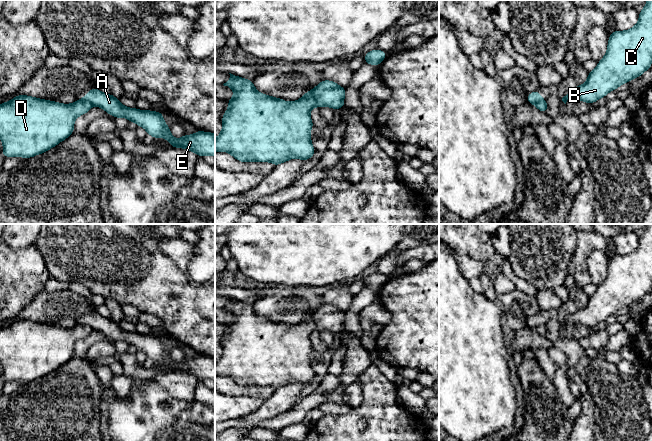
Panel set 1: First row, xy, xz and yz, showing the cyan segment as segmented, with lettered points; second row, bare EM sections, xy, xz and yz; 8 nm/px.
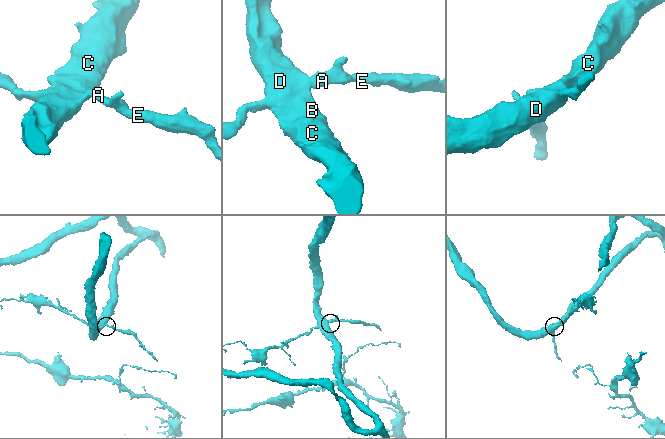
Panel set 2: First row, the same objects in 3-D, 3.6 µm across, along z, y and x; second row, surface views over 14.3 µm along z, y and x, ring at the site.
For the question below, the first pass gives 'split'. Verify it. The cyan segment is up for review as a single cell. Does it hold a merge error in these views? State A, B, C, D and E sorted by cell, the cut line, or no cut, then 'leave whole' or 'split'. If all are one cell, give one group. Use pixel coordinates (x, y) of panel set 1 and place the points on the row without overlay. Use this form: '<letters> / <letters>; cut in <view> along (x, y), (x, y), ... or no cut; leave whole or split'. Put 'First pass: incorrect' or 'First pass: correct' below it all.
A E / B C D; cut in xz along (309, 315), (316, 330); split
First pass: correct

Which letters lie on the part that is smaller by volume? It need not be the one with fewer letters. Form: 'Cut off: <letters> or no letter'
Cut off: A, E

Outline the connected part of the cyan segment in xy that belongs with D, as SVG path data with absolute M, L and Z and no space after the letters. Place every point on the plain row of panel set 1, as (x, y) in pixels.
M17 319L0 328L0 363L4 381L30 382L42 378L67 363L74 356L78 340L86 338L93 329L80 322L72 328Z

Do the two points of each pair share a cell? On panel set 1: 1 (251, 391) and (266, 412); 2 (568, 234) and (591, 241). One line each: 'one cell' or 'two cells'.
1: two cells
2: two cells

